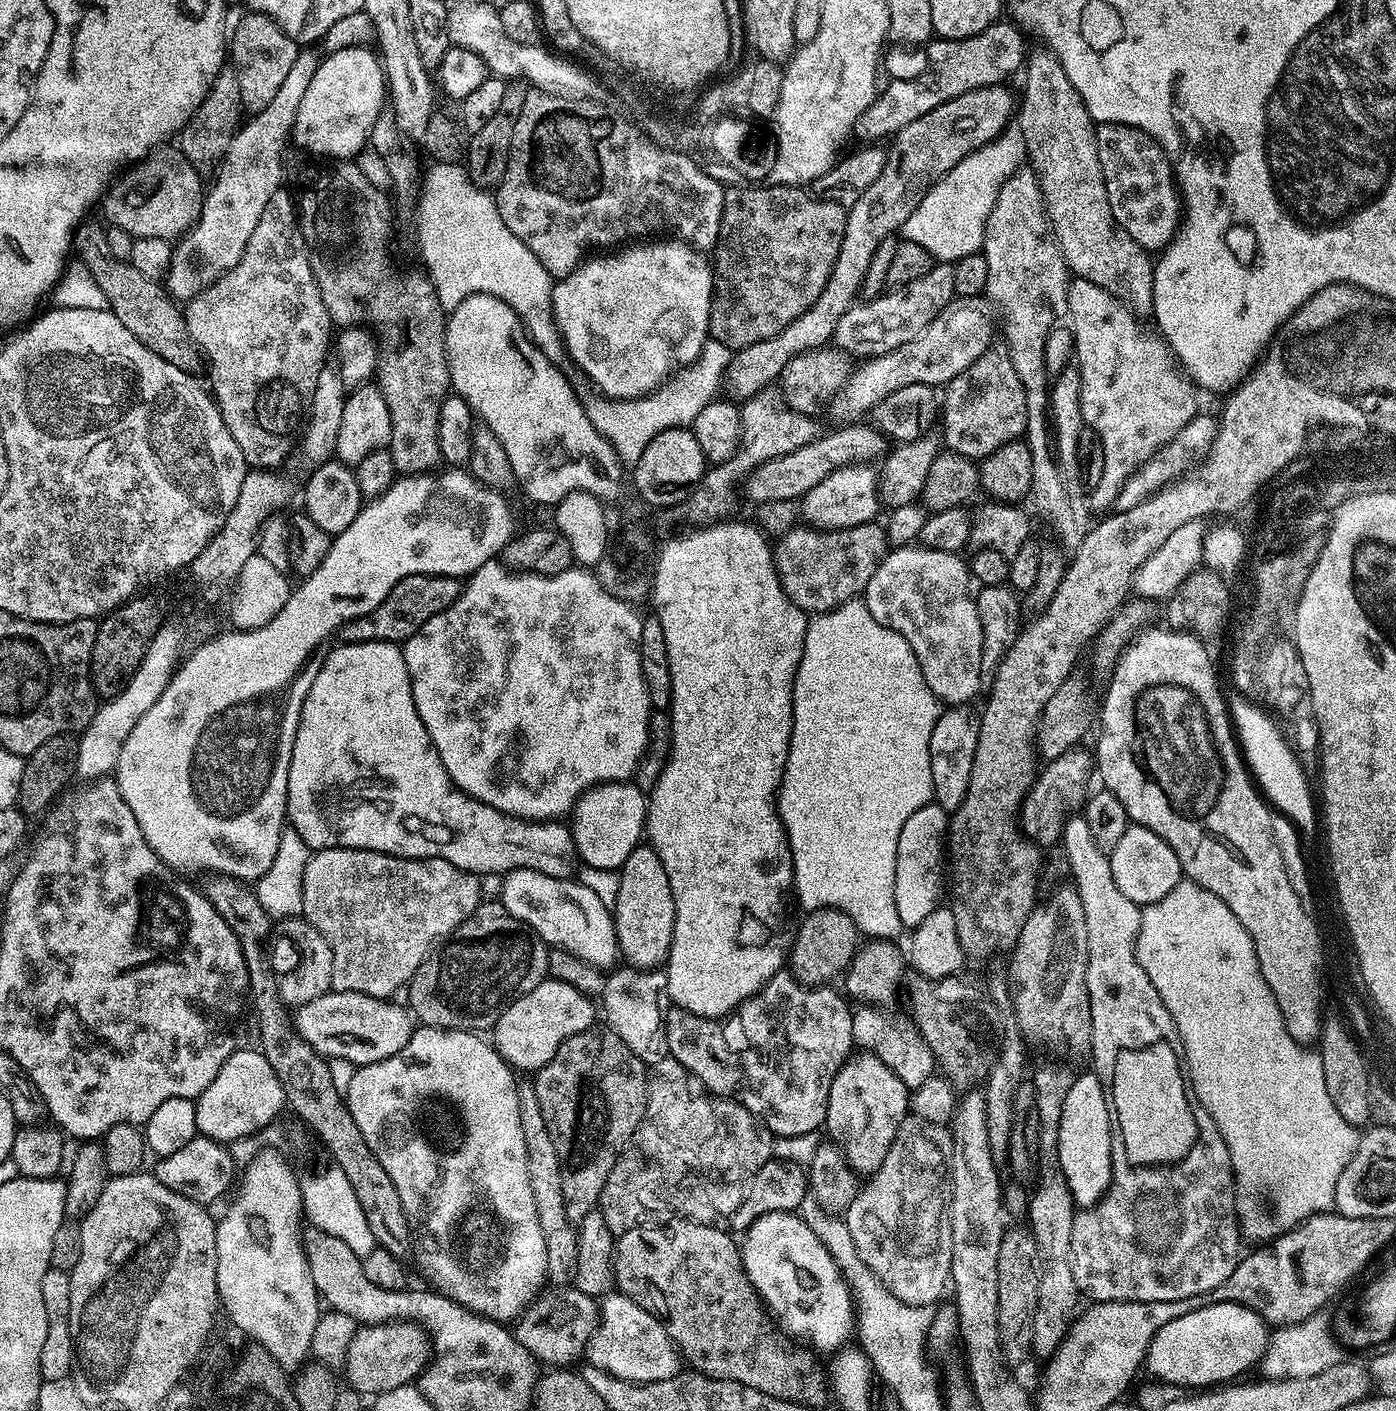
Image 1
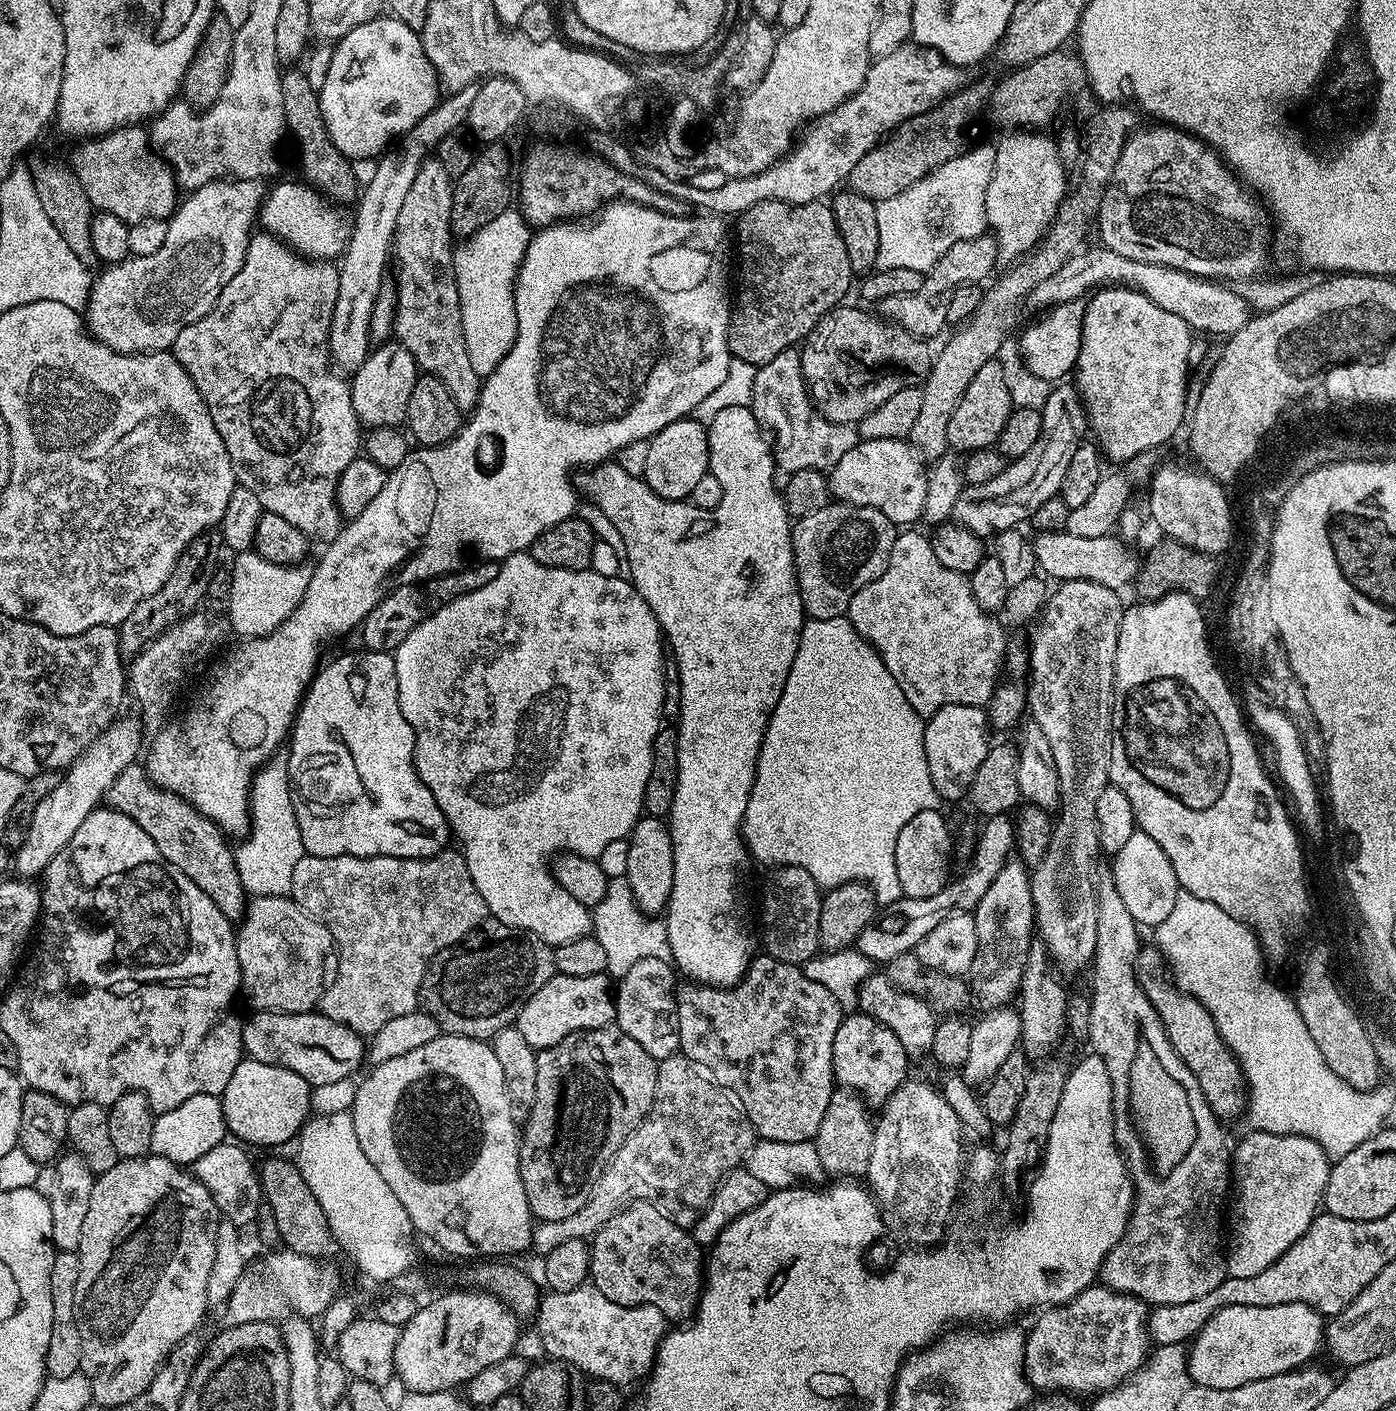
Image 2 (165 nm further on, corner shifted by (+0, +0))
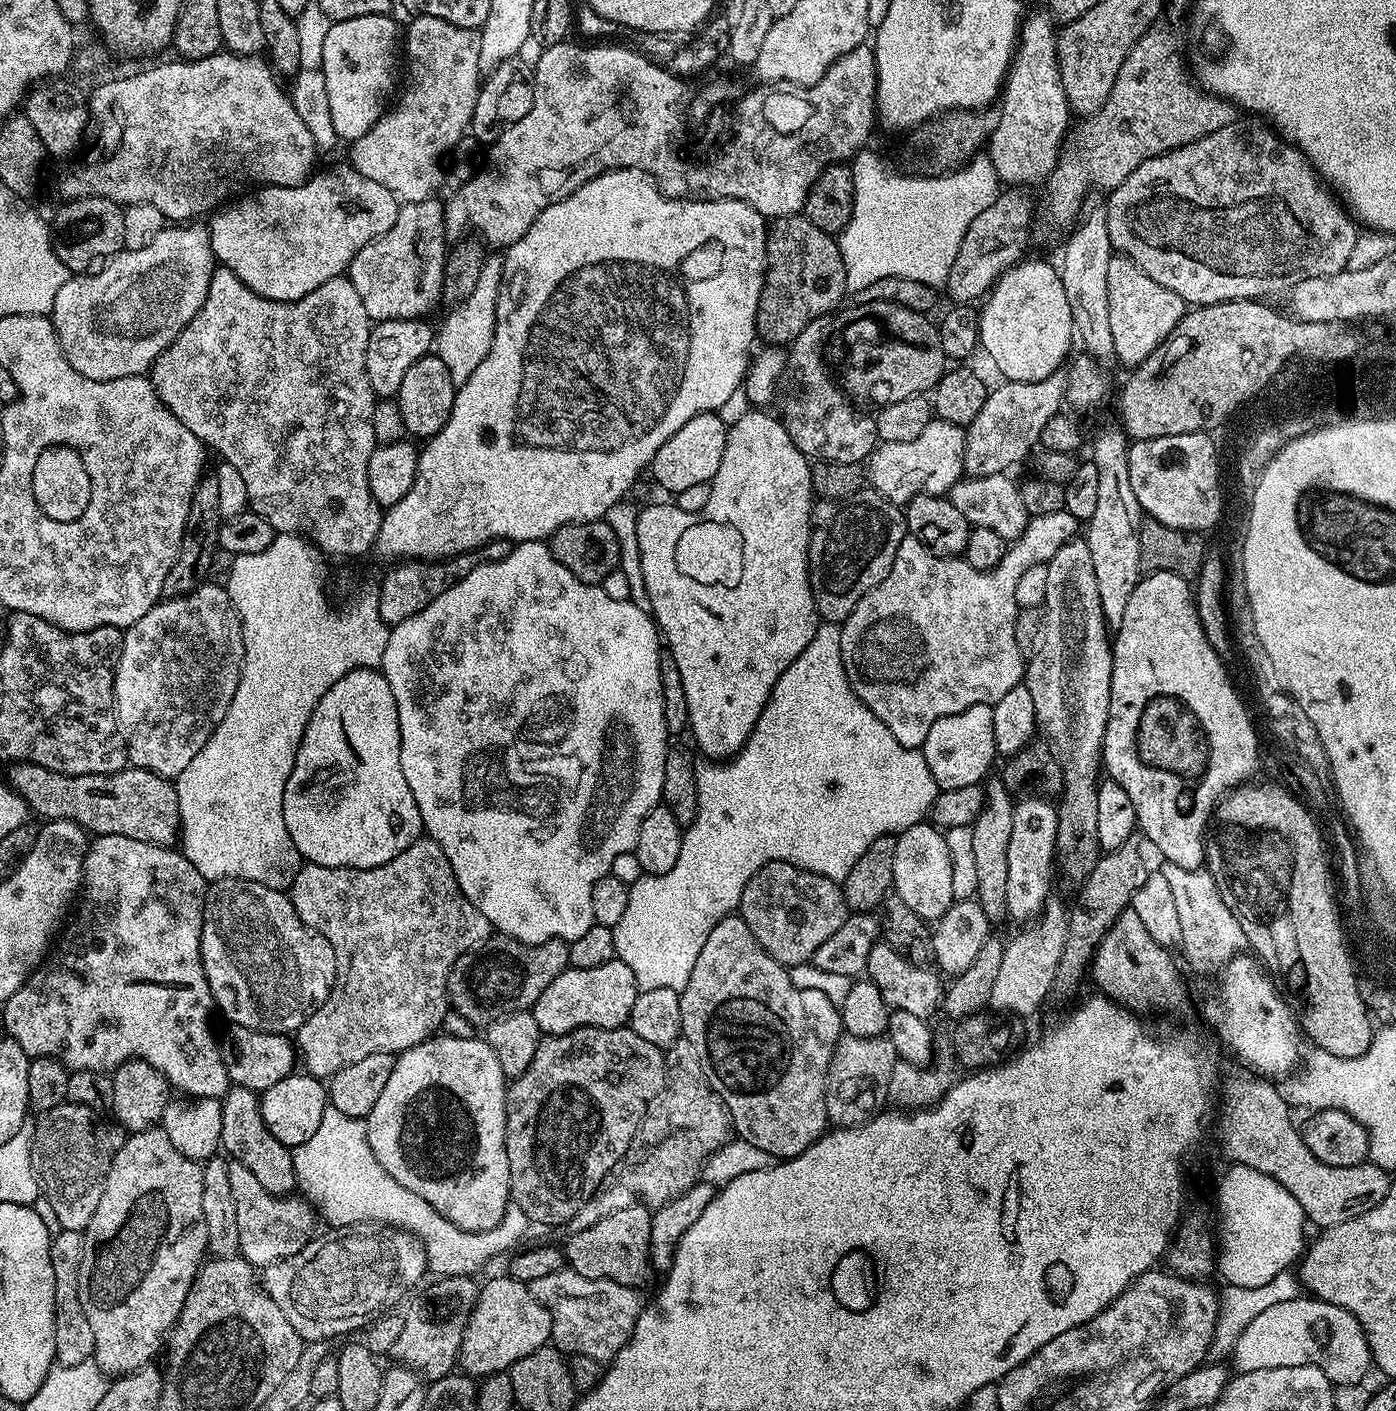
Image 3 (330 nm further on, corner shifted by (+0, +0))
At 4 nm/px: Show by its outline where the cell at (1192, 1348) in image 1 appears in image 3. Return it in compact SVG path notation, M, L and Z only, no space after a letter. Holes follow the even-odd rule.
M1304 1294L1290 1302L1278 1302L1278 1306L1270 1306L1270 1310L1262 1310L1262 1314L1242 1330L1230 1353L1231 1359L1236 1363L1237 1373L1282 1366L1318 1366L1336 1386L1358 1383L1368 1368L1373 1367L1372 1351L1368 1349L1368 1338L1360 1329L1358 1318L1344 1308Z

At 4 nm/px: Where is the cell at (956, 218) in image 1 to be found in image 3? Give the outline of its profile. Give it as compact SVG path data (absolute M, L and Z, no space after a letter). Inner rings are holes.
M868 151L857 152L850 161L852 177L854 178L854 210L850 214L850 222L846 222L846 226L838 234L842 262L846 266L848 292L858 294L863 288L878 282L882 278L894 278L895 276L898 278L914 278L914 282L926 282L933 286L947 285L950 268L954 266L954 258L958 258L958 250L962 246L962 238L966 238L970 222L974 222L974 218L978 218L978 214L982 214L982 210L986 210L986 206L990 206L994 202L994 198L999 196L1002 191L1002 181L994 170L994 162L990 162L987 154L977 154L967 164L946 172L943 176L921 176L919 174L903 176L900 172L888 172L887 166L880 161L879 154Z

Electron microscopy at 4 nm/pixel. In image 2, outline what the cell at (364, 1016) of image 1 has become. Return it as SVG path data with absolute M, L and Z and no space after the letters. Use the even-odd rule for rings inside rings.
M256 1010L251 1013L253 1016L243 1021L244 1050L251 1059L267 1064L277 1064L283 1068L294 1070L310 1085L338 1082L339 1079L351 1077L354 1072L363 1065L366 1060L366 1040L361 1033L339 1024L325 1016L319 1010L311 1012L265 1012Z

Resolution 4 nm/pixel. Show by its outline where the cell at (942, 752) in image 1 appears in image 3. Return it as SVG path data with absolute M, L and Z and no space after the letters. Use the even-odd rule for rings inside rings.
M992 705L970 706L966 710L958 710L958 714L938 718L934 726L930 726L930 734L926 734L922 751L926 766L930 766L930 774L934 774L937 789L980 784L989 775L987 772L992 768L992 759L998 756L994 746Z

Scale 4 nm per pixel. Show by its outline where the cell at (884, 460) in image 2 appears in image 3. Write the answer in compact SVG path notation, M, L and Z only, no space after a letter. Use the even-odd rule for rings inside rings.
M934 418L914 442L881 443L866 461L866 480L892 504L907 505L916 496L944 496L965 475L965 429Z

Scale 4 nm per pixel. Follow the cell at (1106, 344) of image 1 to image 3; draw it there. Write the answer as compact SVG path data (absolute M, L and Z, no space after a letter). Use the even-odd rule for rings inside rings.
M1114 254L1106 269L1106 290L1110 290L1110 334L1114 334L1115 359L1127 366L1140 363L1178 326L1184 317L1184 299L1174 290L1154 282L1142 266L1128 256Z

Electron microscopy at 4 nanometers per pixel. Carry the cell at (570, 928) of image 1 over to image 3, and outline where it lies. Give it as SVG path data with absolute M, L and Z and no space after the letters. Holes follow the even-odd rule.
M526 540L526 541L523 541L523 542L520 542L520 543L517 543L517 544L516 544L516 545L515 545L515 547L513 547L513 550L512 550L512 552L511 552L511 553L510 553L510 555L509 555L509 556L507 556L507 557L506 557L506 558L502 558L502 562L490 562L490 563L489 563L489 564L483 564L483 565L482 565L482 566L478 566L478 567L477 567L477 568L475 568L475 569L474 569L474 570L470 570L470 574L466 574L466 578L462 578L462 579L461 579L461 580L460 580L460 581L459 581L459 582L457 582L457 583L456 583L456 584L455 584L455 585L454 585L454 586L450 586L450 590L446 590L446 594L438 594L438 598L434 598L434 602L430 602L430 606L425 606L425 607L424 607L424 608L423 608L423 609L422 609L422 610L418 610L418 614L414 614L414 618L406 618L406 622L398 622L398 623L397 623L397 624L394 624L394 625L391 625L391 628L390 628L390 631L389 631L389 634L388 634L388 641L387 641L387 642L386 642L386 654L382 654L382 662L381 662L381 663L380 663L380 668L381 668L381 669L382 669L382 671L383 671L383 674L384 674L384 677L385 677L385 678L386 678L386 682L390 682L390 690L394 690L394 698L395 698L395 699L396 699L396 705L397 705L397 706L398 706L398 726L399 726L399 727L400 727L400 761L401 761L401 762L402 762L402 774L406 774L406 786L410 786L410 794L414 794L414 802L418 802L418 814L419 814L419 815L420 815L420 817L421 817L421 818L422 818L422 822L423 822L423 823L424 823L424 826L423 826L423 831L424 831L424 832L425 832L425 833L426 833L426 836L427 836L427 839L430 839L430 840L433 840L433 841L434 841L434 842L438 842L438 846L442 846L442 854L446 854L446 858L447 858L447 859L448 859L448 861L449 861L449 862L450 862L450 870L454 870L454 878L458 878L458 886L462 886L462 894L466 894L466 898L470 898L470 902L474 902L474 906L478 906L478 910L482 910L482 914L486 914L486 918L487 918L487 919L488 919L488 920L489 920L489 922L490 922L490 923L492 923L492 927L493 927L493 929L495 929L495 931L496 931L496 932L497 932L497 933L500 933L500 934L503 934L503 935L505 935L505 936L513 936L513 937L514 937L514 938L515 938L515 940L521 940L521 941L522 941L522 942L526 942L526 943L527 943L527 944L541 944L541 943L542 943L542 942L546 942L546 941L547 941L547 940L566 940L566 941L569 941L569 942L571 942L571 940L573 940L573 939L574 939L574 938L579 938L579 936L580 936L580 935L581 935L581 934L586 934L586 930L590 930L590 926L591 926L591 925L592 925L592 924L593 924L593 922L594 922L594 906L593 906L593 905L592 905L592 895L593 895L593 894L594 894L594 886L595 886L595 885L596 885L596 883L598 883L598 881L600 881L600 880L601 880L601 879L602 879L602 878L603 878L603 876L606 876L606 875L609 875L609 873L611 873L611 870L612 870L612 867L613 867L613 866L614 866L614 858L618 858L618 854L626 854L626 853L627 853L627 852L630 852L630 851L633 851L633 849L635 849L635 847L636 847L636 843L637 843L637 842L638 842L638 830L639 830L639 829L640 829L640 827L641 827L641 826L642 826L642 818L646 818L646 814L650 814L650 810L651 810L651 809L652 809L652 807L653 807L653 806L655 806L655 805L656 805L656 804L659 804L659 803L661 803L661 800L662 800L662 770L666 770L666 754L667 754L667 753L668 753L668 749L669 749L669 747L670 747L670 737L669 737L669 735L668 735L668 727L667 727L667 726L666 726L666 722L665 722L665 721L664 721L664 715L663 715L663 714L662 714L662 678L661 678L661 677L660 677L660 653L661 653L661 651L662 651L662 637L661 637L661 635L660 635L660 633L659 633L659 631L658 631L658 629L657 629L657 626L656 626L656 622L655 622L655 620L653 620L653 619L652 619L652 614L651 614L651 611L649 611L649 609L647 609L647 608L640 608L640 607L638 607L638 605L637 605L637 604L636 604L636 603L634 603L634 602L633 602L633 600L624 600L624 601L619 601L619 600L617 600L617 598L610 598L610 595L608 595L608 594L606 594L606 591L605 591L605 590L604 590L604 589L602 589L602 587L601 587L601 585L598 585L598 584L587 584L587 583L586 583L586 582L582 582L582 581L581 581L581 580L579 580L579 579L578 579L578 578L574 578L574 574L570 574L570 570L566 570L566 566L562 566L562 562L558 562L558 561L557 561L557 560L556 560L556 559L555 559L555 558L554 558L554 554L553 554L553 553L552 553L552 549L551 549L551 547L549 547L549 545L548 545L548 544L547 544L547 543L544 543L544 542L541 542L541 541L539 541L539 540Z

